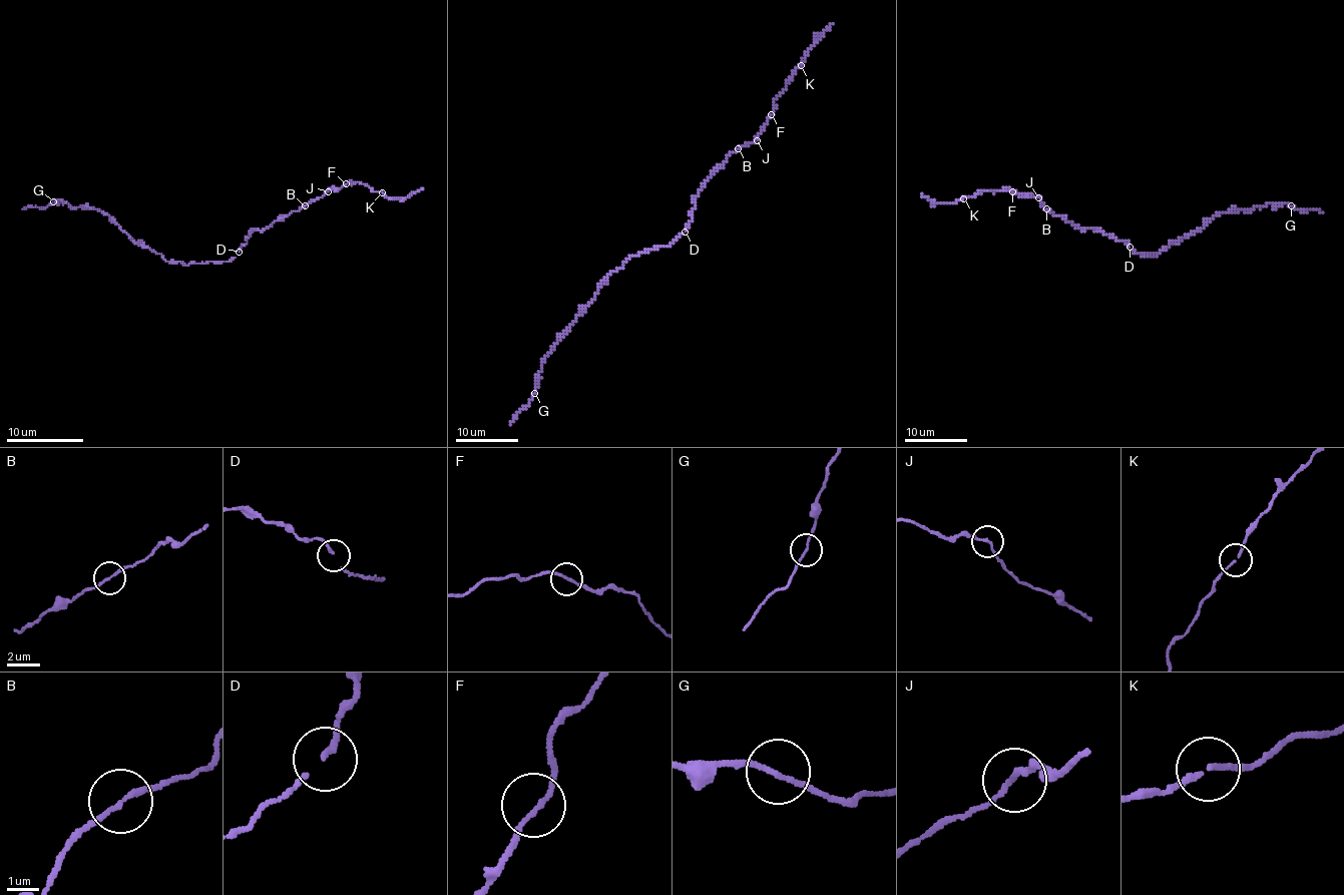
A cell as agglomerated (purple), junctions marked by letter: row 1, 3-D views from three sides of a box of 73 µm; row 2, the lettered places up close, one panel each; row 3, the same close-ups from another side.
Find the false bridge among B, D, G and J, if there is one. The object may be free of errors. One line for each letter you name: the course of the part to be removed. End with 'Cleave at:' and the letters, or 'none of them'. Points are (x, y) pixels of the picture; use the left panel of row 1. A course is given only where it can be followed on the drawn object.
Cleave at: none of them

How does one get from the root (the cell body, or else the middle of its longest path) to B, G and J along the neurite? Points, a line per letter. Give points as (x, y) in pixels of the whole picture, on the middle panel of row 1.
B: (685, 232), (703, 184), (739, 148)
G: (685, 232), (669, 246), (633, 255), (600, 285), (595, 297), (542, 361), (534, 393)
J: (685, 232), (703, 184), (740, 146), (757, 140)

